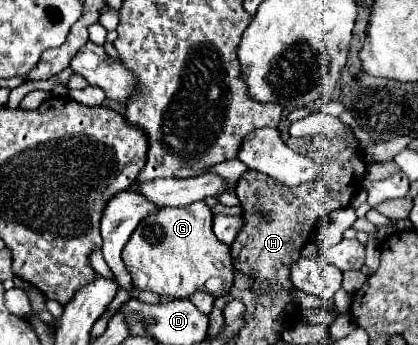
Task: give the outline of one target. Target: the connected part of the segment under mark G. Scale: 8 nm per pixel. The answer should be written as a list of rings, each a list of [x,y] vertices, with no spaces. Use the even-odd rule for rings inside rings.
[[[205,202],[185,208],[159,208],[149,214],[123,248],[123,262],[135,288],[151,290],[159,296],[187,298],[197,290],[221,296],[231,288],[229,246],[223,246],[213,234],[213,212]]]

